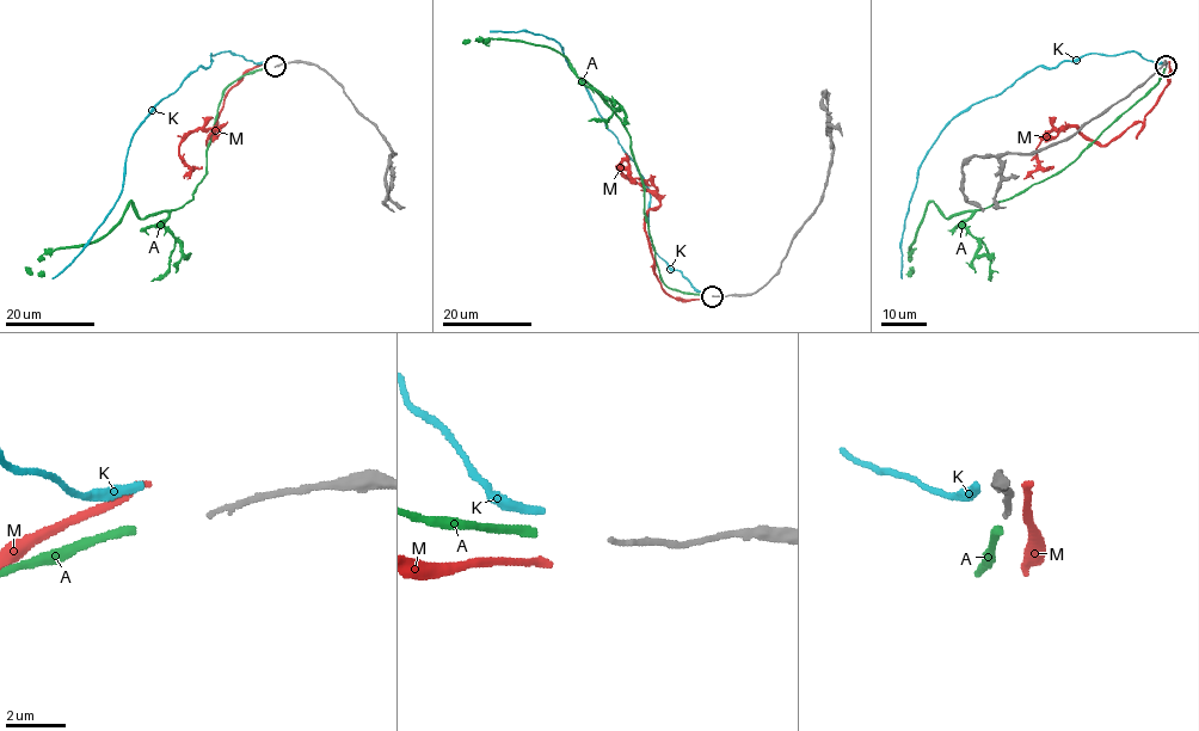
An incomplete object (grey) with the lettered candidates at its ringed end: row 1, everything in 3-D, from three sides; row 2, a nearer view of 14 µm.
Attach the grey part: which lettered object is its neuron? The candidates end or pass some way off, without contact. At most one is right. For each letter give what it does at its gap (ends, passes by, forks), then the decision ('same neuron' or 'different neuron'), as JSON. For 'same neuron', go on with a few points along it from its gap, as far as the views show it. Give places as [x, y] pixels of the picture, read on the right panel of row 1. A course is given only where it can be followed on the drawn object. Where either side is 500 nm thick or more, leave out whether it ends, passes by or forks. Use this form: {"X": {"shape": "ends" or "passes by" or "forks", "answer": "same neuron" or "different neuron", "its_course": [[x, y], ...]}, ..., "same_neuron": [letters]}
{"A": {"shape": "ends", "answer": "same neuron", "its_course": [[1164, 68], [1150, 90], [1061, 171], [1009, 197], [947, 219], [930, 202], [909, 246], [910, 275]]}, "K": {"shape": "ends", "answer": "different neuron"}, "M": {"shape": "ends", "answer": "different neuron"}, "same_neuron": ["A"]}

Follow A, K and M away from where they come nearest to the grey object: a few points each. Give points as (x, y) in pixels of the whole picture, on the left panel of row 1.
A: (263, 68), (225, 90), (204, 177), (183, 207), (140, 219), (131, 202), (105, 234), (47, 251), (29, 275)
K: (264, 62), (210, 53), (207, 68), (200, 66), (149, 112), (133, 136), (115, 207), (84, 250), (53, 278)
M: (265, 62), (225, 99), (208, 145), (222, 127), (196, 128), (179, 146), (188, 178)

